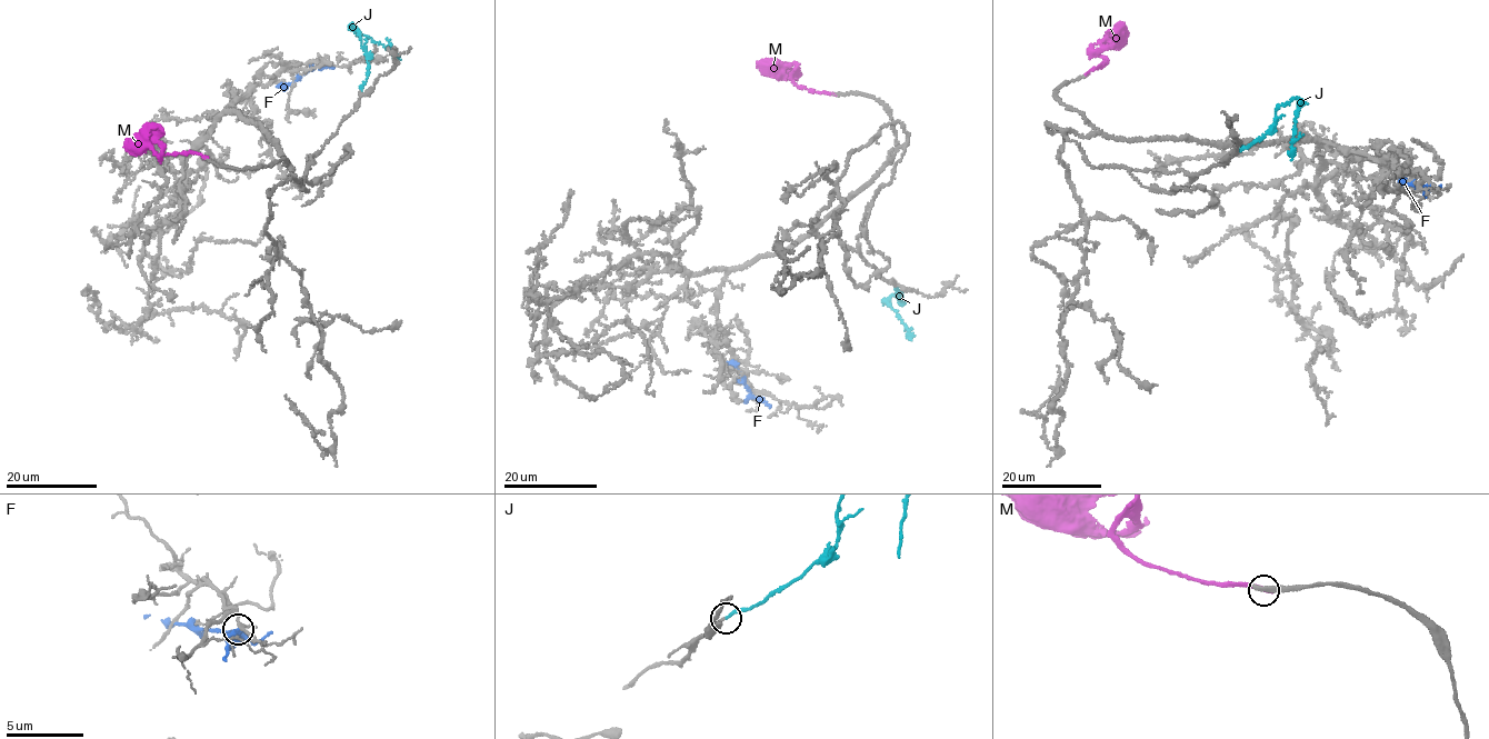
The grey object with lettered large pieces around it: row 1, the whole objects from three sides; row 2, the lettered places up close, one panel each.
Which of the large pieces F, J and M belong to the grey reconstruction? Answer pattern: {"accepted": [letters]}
{"accepted": ["J"]}

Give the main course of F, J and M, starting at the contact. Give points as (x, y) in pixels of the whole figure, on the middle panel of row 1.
F: (758, 398), (743, 382), (743, 376), (727, 362)
J: (895, 286), (901, 298), (901, 291), (888, 297), (888, 302), (908, 327), (911, 340)
M: (836, 95), (798, 86), (790, 78), (797, 66), (767, 61), (756, 65)

